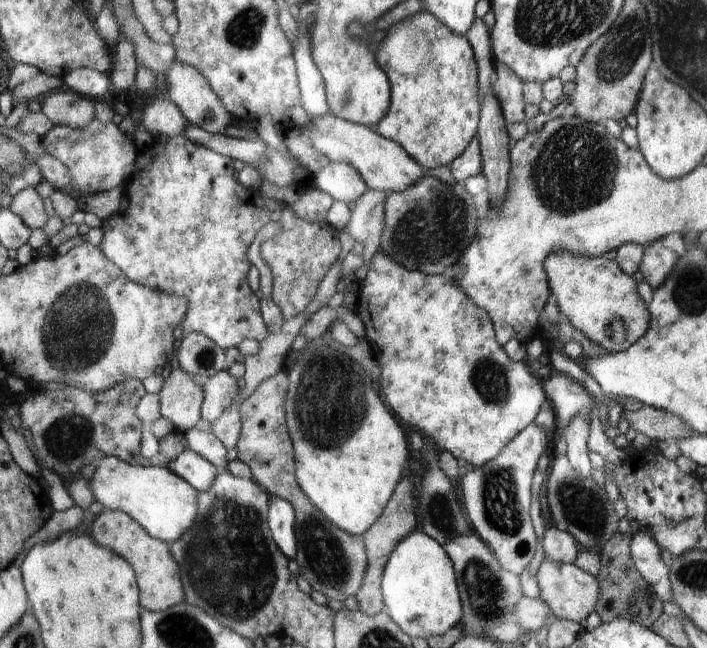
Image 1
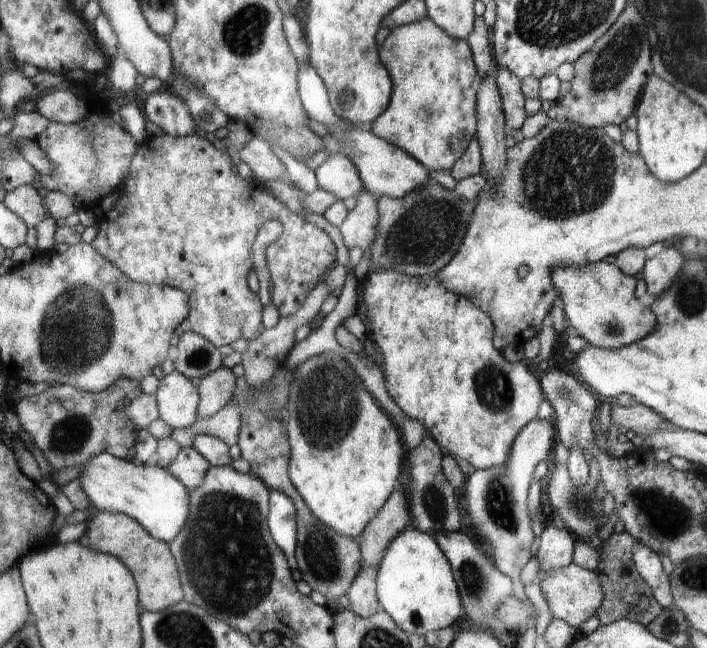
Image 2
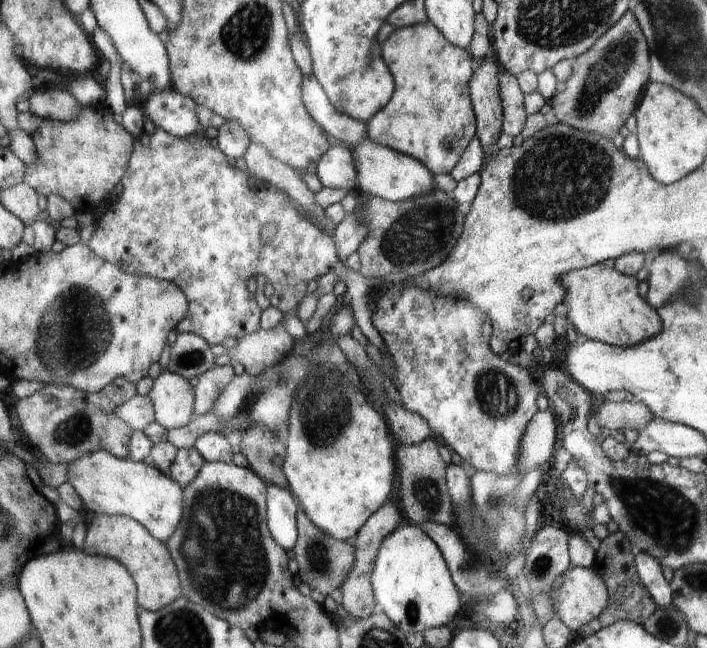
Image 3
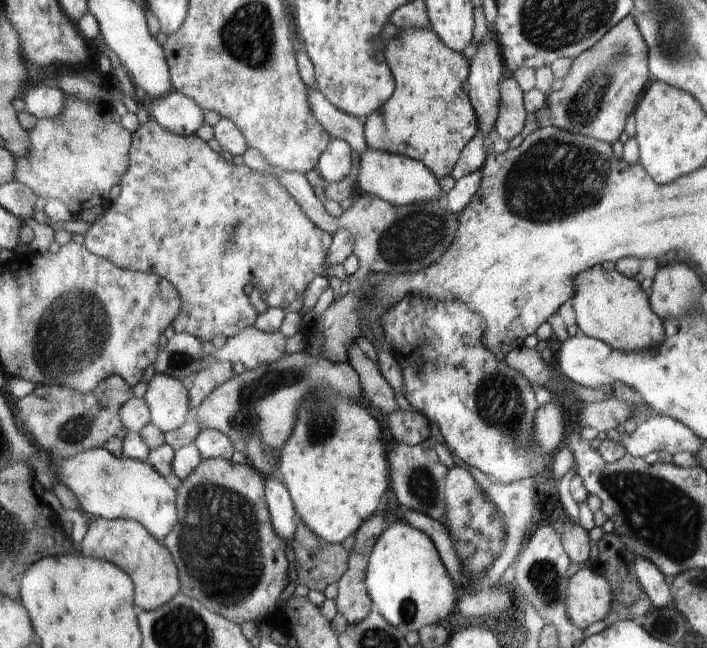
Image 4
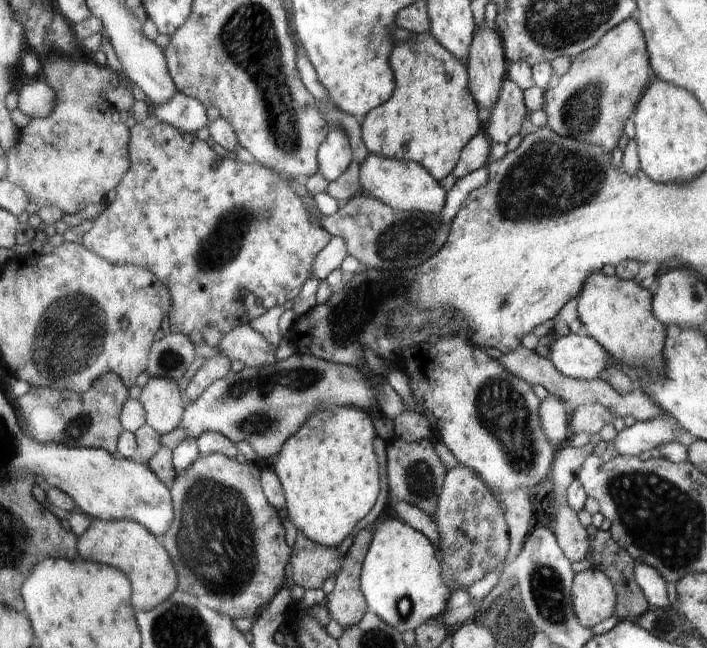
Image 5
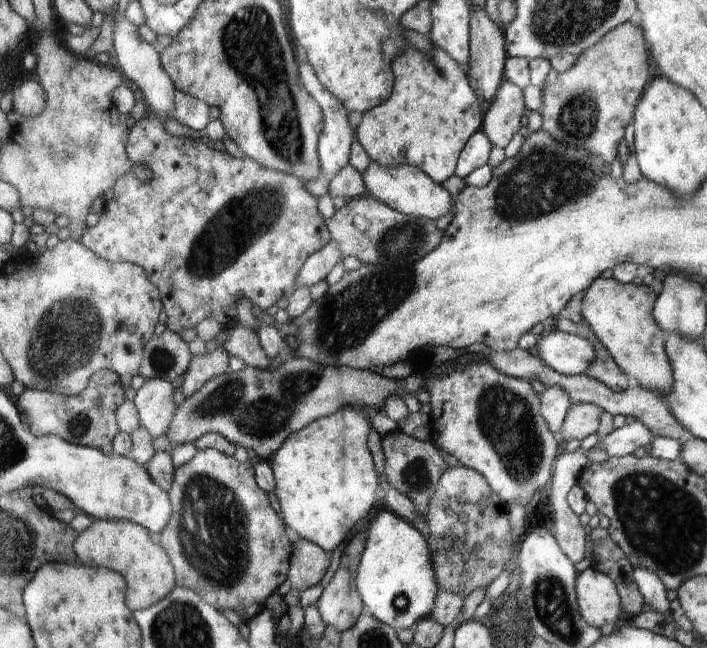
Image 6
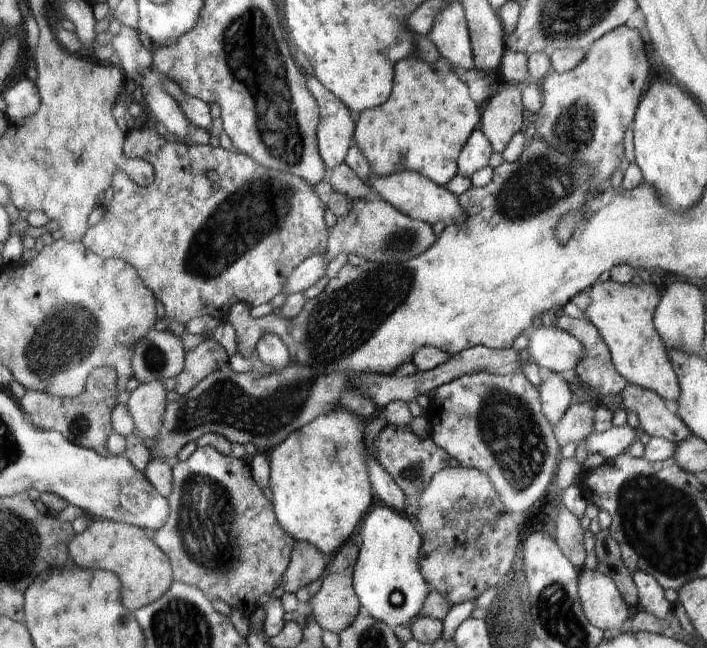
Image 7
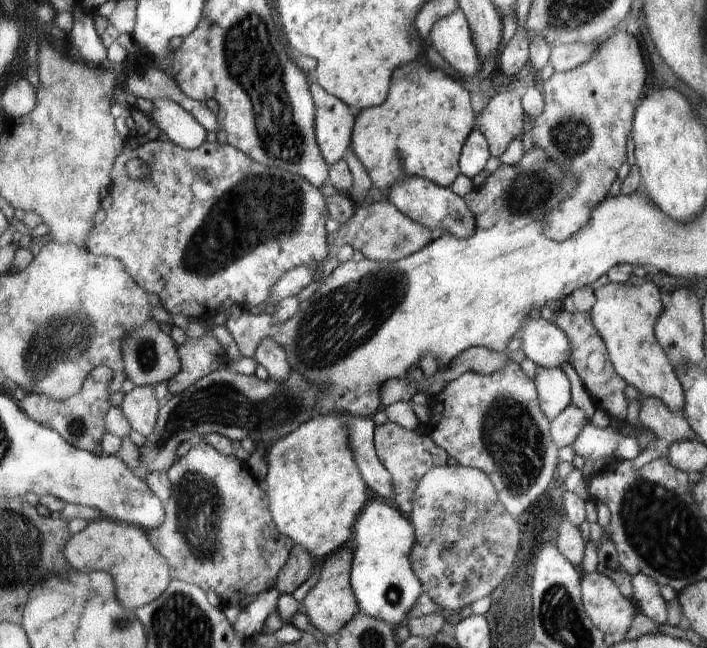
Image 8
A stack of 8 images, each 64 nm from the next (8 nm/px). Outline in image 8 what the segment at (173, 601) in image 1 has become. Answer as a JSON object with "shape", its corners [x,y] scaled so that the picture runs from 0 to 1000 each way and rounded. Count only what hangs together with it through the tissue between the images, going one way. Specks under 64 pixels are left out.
{"shape":[[[130,801],[95,836],[95,866],[110,884],[147,881],[163,894],[163,915],[181,941],[197,940],[229,920],[242,901],[240,869],[215,843],[202,813],[181,807]]]}

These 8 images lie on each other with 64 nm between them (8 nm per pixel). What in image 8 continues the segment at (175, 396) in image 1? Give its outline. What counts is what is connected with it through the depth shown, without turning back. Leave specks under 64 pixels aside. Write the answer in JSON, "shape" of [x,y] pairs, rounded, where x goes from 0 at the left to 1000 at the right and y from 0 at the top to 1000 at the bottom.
{"shape":[[[222,594],[191,597],[177,608],[170,627],[188,664],[209,676],[221,660],[225,645],[226,620],[222,616]]]}

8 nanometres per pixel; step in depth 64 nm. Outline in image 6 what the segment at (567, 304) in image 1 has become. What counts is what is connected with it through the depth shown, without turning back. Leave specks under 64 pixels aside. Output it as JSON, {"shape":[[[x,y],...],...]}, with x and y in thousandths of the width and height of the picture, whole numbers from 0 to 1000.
{"shape":[[[846,427],[826,452],[822,483],[844,526],[891,580],[893,590],[922,600],[934,610],[949,605],[953,580],[942,545],[943,519],[948,512],[941,511],[925,489],[929,460],[931,455],[917,440],[878,437],[868,427]]]}

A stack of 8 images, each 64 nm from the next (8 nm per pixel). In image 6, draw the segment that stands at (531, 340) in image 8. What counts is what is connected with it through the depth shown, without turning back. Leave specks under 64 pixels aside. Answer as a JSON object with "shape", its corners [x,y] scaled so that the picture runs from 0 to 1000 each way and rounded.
{"shape":[[[781,511],[771,522],[761,517],[757,532],[764,551],[778,568],[796,579],[829,579],[846,548],[839,528],[820,515]]]}

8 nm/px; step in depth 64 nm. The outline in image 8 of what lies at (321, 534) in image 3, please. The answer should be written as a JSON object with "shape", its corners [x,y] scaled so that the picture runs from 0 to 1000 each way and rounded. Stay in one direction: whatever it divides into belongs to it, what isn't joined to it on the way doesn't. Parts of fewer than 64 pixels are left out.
{"shape":[[[417,841],[412,849],[410,864],[400,873],[389,904],[397,917],[412,917],[441,886],[446,870],[454,870],[454,864],[443,858],[424,841]]]}

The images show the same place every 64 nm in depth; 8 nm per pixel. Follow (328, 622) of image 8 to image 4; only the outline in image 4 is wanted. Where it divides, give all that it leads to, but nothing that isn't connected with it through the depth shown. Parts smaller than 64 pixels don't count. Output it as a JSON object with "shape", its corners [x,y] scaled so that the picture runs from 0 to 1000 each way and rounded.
{"shape":[[[545,789],[537,795],[522,799],[521,806],[502,824],[499,830],[502,840],[496,849],[495,866],[491,867],[491,883],[478,897],[478,921],[474,926],[477,944],[481,944],[492,961],[513,958],[526,941],[525,921],[521,917],[518,903],[519,870],[535,830],[550,813]]]}

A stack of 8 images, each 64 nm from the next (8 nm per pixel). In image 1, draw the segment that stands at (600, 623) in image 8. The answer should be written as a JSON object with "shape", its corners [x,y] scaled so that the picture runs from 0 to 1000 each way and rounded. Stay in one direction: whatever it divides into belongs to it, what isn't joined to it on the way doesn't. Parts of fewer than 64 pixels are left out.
{"shape":[[[771,861],[757,887],[765,914],[765,924],[775,932],[789,955],[820,963],[837,943],[849,923],[849,904],[840,887],[832,886],[812,869],[796,869]]]}

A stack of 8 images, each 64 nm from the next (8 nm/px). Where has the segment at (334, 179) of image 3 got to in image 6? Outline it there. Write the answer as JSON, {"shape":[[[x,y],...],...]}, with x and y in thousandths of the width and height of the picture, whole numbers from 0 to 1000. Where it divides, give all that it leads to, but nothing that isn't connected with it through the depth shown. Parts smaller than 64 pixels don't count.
{"shape":[[[426,93],[427,128],[433,137],[444,148],[444,153],[455,165],[457,171],[457,204],[451,213],[451,250],[455,256],[455,270],[468,276],[474,273],[484,261],[495,253],[496,225],[502,216],[501,204],[492,191],[489,170],[487,162],[477,153],[468,140],[453,127],[450,116],[441,105],[436,93]]]}

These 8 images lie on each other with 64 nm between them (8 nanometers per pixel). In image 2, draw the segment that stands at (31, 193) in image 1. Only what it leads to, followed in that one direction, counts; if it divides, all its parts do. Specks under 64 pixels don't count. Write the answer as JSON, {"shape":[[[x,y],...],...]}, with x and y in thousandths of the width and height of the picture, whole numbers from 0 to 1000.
{"shape":[[[31,285],[8,298],[3,310],[23,333],[27,333],[38,352],[51,352],[65,333],[65,319],[54,301],[54,290],[47,285]]]}

